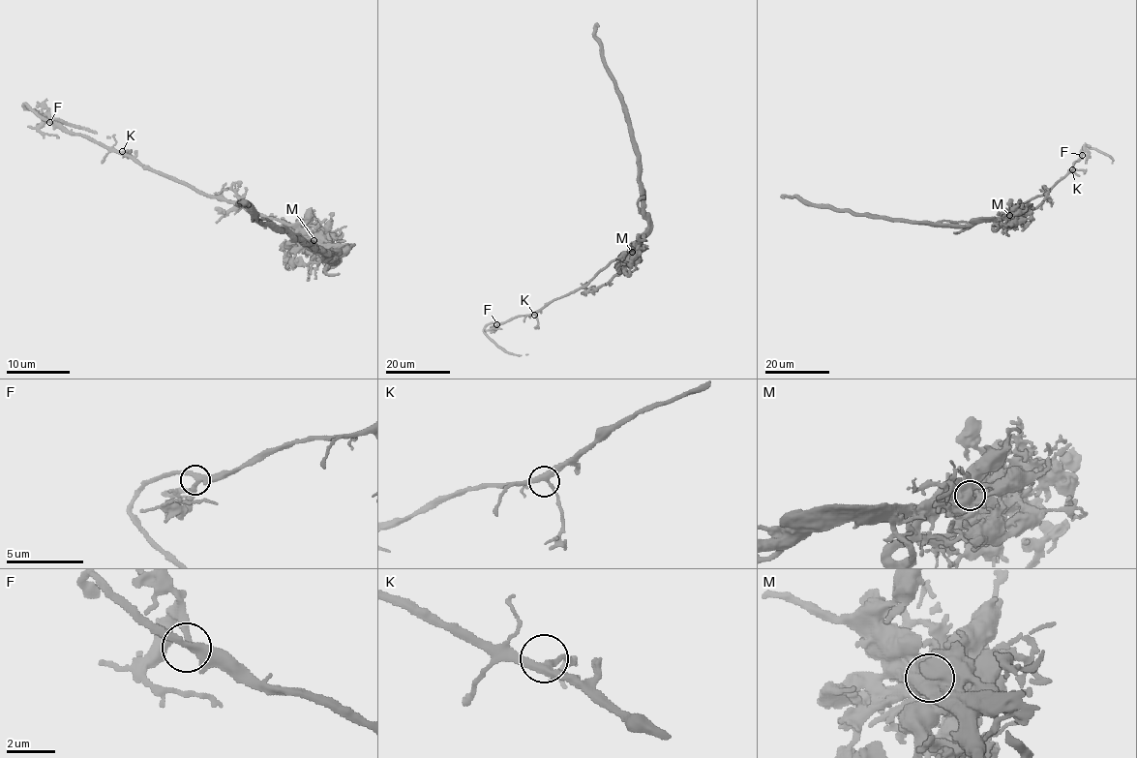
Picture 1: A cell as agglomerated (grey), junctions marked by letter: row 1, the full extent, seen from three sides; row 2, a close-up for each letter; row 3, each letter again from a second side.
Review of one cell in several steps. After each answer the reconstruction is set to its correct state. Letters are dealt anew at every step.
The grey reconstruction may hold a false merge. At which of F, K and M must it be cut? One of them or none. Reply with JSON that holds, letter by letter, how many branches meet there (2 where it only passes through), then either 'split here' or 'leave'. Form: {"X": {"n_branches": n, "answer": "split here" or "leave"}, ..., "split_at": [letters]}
{"F": {"n_branches": 3, "answer": "leave"}, "K": {"n_branches": 3, "answer": "leave"}, "M": {"n_branches": 2, "answer": "split here"}, "split_at": ["M"]}

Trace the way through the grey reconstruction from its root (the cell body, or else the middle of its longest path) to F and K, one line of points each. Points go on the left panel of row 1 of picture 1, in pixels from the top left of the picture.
F: (313, 239), (278, 220), (252, 214), (146, 169), (119, 151), (49, 122)
K: (313, 239), (278, 220), (252, 214), (146, 169), (122, 151)

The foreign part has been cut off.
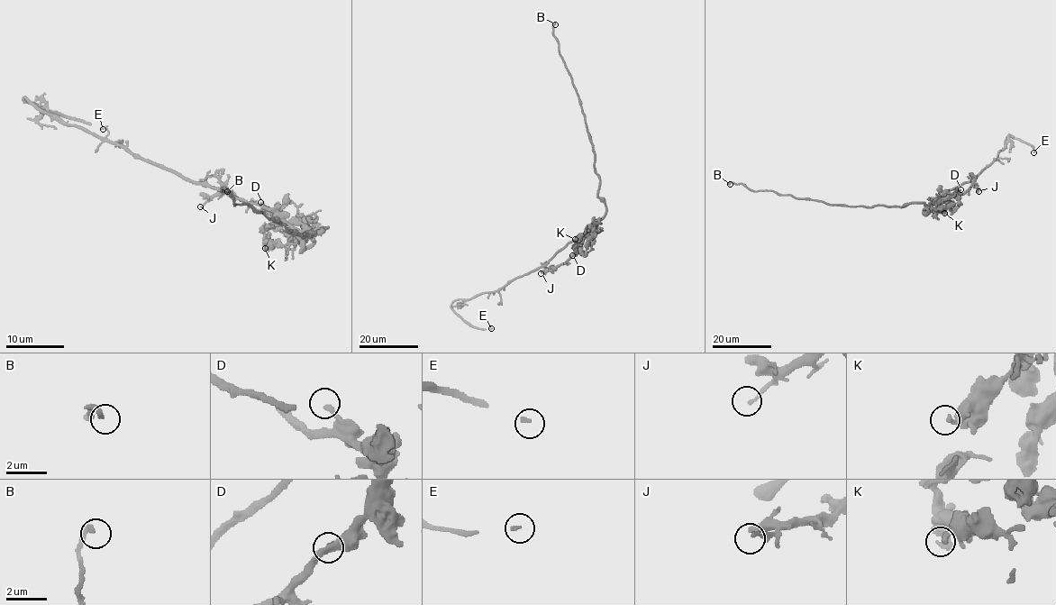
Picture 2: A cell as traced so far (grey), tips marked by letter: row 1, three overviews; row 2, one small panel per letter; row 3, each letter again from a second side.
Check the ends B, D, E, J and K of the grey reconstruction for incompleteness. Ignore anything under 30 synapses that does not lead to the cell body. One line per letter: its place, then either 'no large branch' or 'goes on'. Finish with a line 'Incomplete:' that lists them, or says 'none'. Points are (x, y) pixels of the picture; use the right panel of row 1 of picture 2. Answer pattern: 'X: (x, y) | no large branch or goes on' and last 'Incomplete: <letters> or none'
B: (730, 184) | no large branch
D: (960, 189) | no large branch
E: (1033, 152) | goes on
J: (978, 191) | no large branch
K: (944, 213) | no large branch
Incomplete: E

